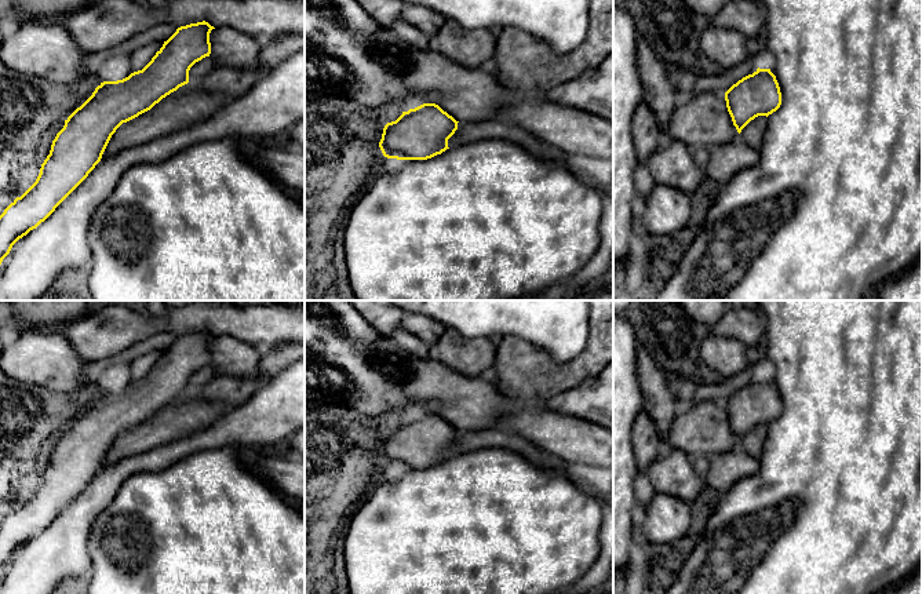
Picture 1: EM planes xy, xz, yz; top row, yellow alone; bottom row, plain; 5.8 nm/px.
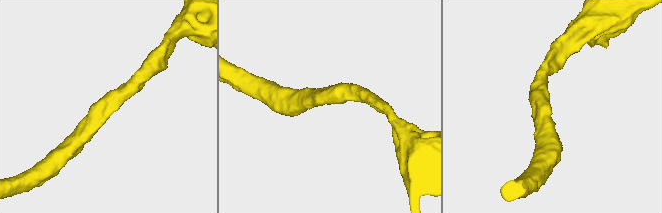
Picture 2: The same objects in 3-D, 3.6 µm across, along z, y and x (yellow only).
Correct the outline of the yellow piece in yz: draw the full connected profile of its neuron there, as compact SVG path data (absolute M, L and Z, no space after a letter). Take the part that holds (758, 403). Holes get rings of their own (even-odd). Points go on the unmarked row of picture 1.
M757 378L725 401L733 434L741 438L758 424L769 424L781 413L781 401L770 378Z

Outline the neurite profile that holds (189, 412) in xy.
M187 391L163 407L150 419L123 431L112 444L101 470L124 458L143 453L193 431L207 429L229 409Z

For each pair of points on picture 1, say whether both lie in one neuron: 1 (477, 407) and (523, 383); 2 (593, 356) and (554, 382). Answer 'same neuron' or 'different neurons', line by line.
1: different neurons
2: same neuron

